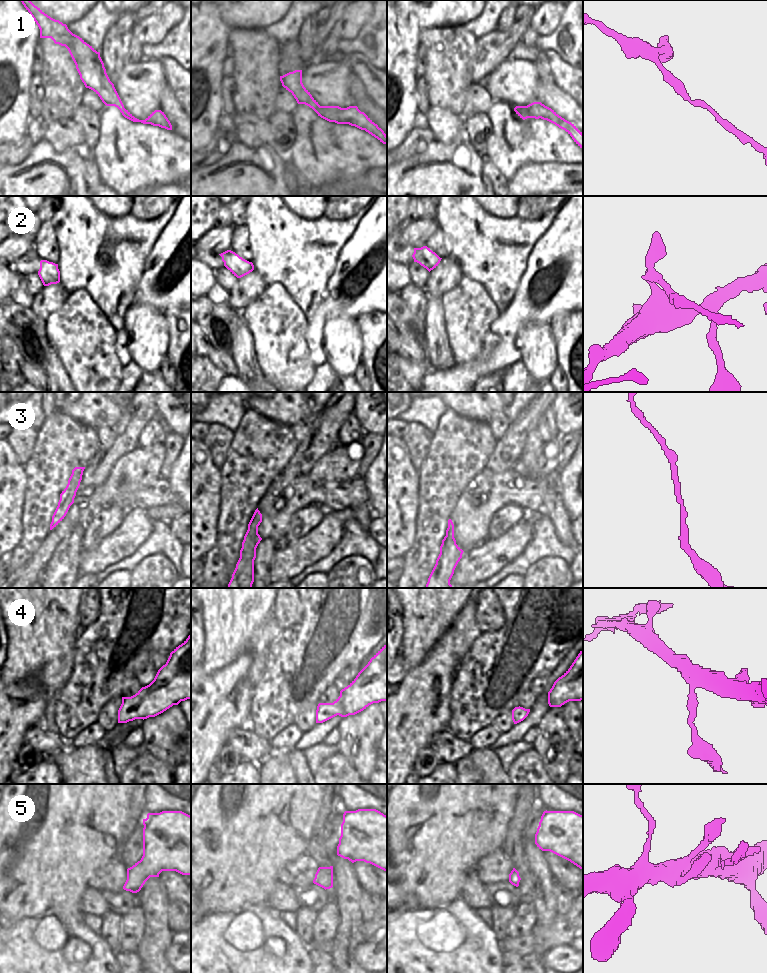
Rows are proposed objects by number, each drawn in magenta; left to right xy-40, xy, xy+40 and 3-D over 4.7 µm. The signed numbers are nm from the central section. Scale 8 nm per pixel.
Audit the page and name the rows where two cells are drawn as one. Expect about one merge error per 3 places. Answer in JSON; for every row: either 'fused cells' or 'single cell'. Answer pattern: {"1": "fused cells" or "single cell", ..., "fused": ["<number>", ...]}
{"1": "single cell", "2": "fused cells", "3": "single cell", "4": "single cell", "5": "single cell", "fused": ["2"]}

